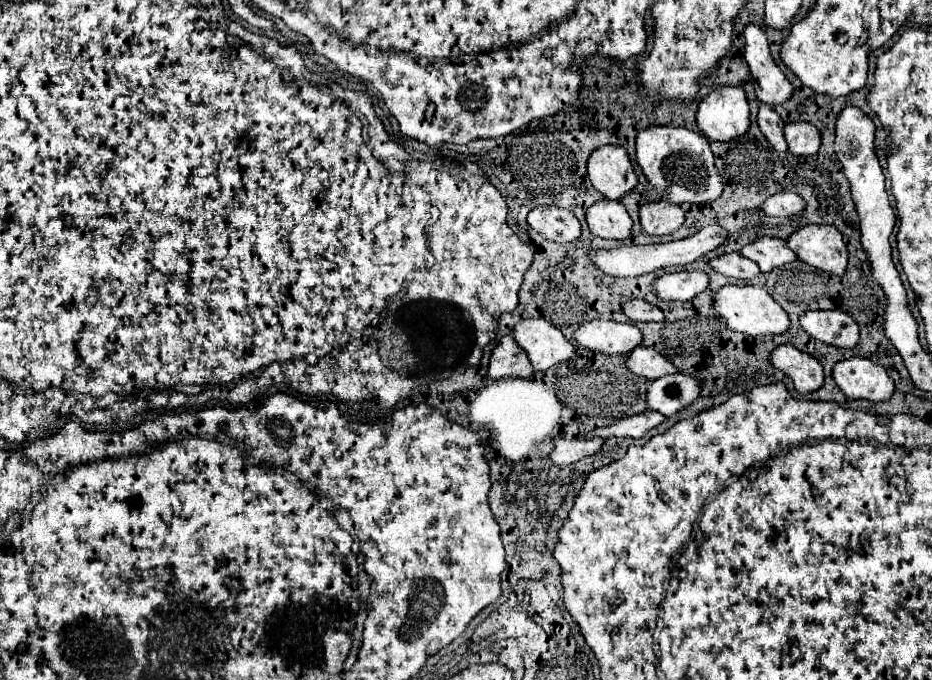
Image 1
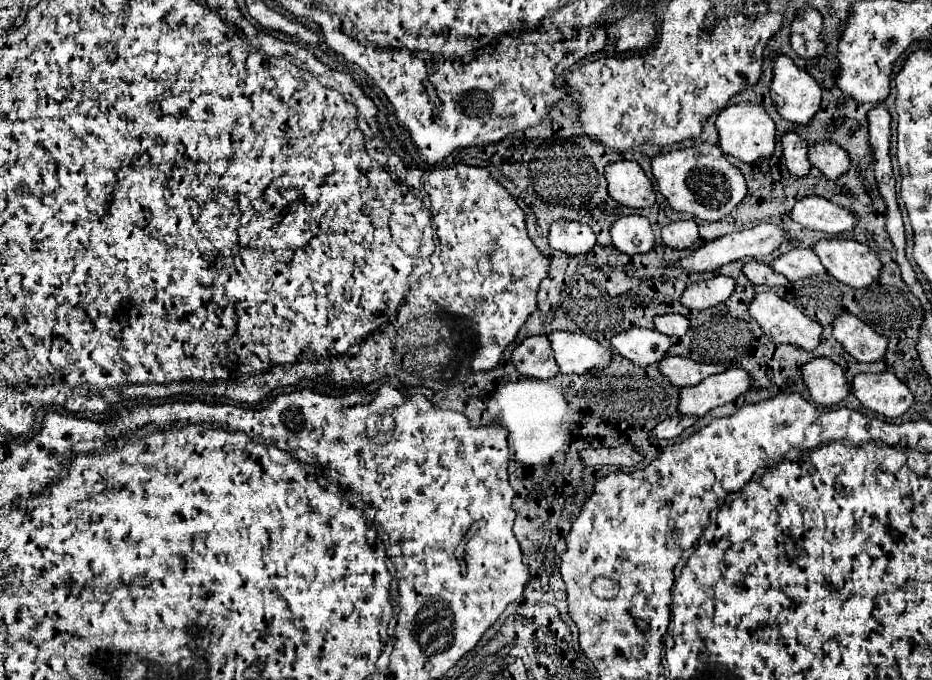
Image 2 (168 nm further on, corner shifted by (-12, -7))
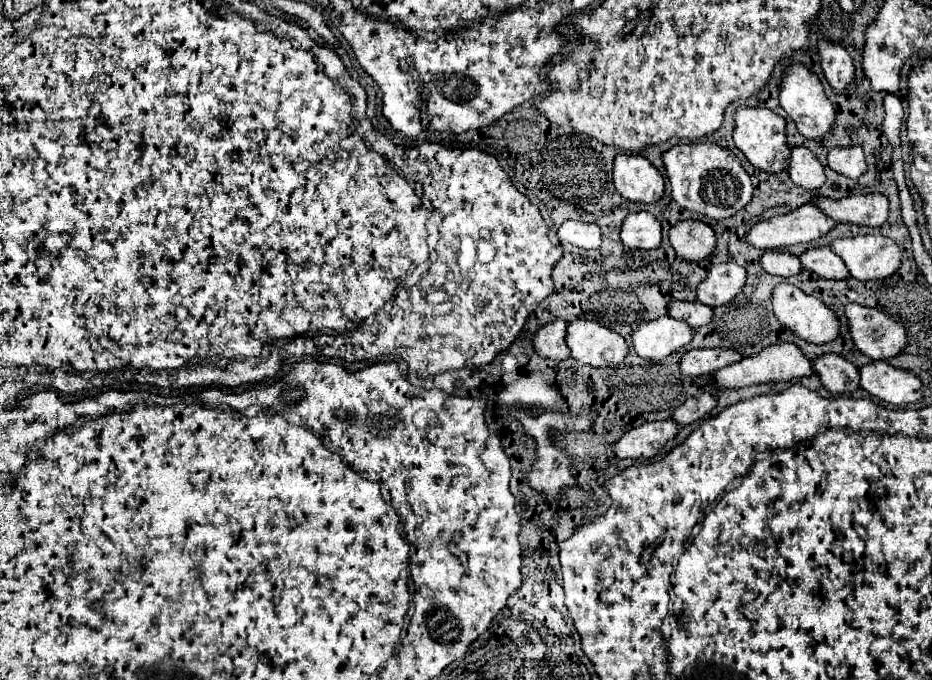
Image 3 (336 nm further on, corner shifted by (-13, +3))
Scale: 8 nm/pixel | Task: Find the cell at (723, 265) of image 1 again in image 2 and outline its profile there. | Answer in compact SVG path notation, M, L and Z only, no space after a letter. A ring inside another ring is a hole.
M751 260L743 266L743 272L745 276L755 284L755 286L785 286L789 280L783 276L783 274L777 274L769 264L765 262L757 262L757 260Z

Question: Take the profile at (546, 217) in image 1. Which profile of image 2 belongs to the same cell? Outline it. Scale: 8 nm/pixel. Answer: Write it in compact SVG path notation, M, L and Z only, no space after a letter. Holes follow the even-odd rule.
M557 220L549 230L549 246L569 256L587 254L595 246L595 234L587 224Z

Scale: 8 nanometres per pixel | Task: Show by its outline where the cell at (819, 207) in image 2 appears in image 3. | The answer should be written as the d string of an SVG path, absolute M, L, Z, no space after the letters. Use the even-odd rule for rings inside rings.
M882 194L868 196L848 196L830 200L824 196L814 196L810 200L816 208L822 208L826 216L836 222L860 224L860 226L882 226L888 216L888 200Z

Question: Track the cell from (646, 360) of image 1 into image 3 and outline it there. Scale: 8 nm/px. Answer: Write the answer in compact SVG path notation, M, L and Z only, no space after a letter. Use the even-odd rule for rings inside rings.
M720 348L688 350L680 358L680 372L686 376L708 376L714 370L730 366L738 360L742 360L742 356L734 350L720 350Z

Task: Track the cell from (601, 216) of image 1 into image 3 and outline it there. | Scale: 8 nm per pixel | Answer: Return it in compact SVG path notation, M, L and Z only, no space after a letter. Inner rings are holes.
M632 212L622 222L620 238L630 248L658 248L662 242L660 222L650 212Z

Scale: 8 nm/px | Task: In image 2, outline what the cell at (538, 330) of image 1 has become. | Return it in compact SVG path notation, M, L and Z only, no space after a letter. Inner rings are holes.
M553 332L549 334L549 340L563 374L587 374L603 370L611 362L611 348L599 344L587 334Z

